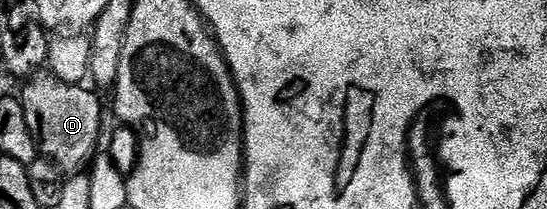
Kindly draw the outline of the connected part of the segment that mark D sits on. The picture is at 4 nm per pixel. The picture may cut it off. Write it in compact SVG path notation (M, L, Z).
M36 73L23 85L24 92L19 92L18 98L26 113L26 125L30 125L30 137L34 137L37 152L43 158L52 160L61 172L83 172L98 151L96 142L100 139L100 99L95 95L97 92L87 91L87 86L84 85L62 81L51 73Z

